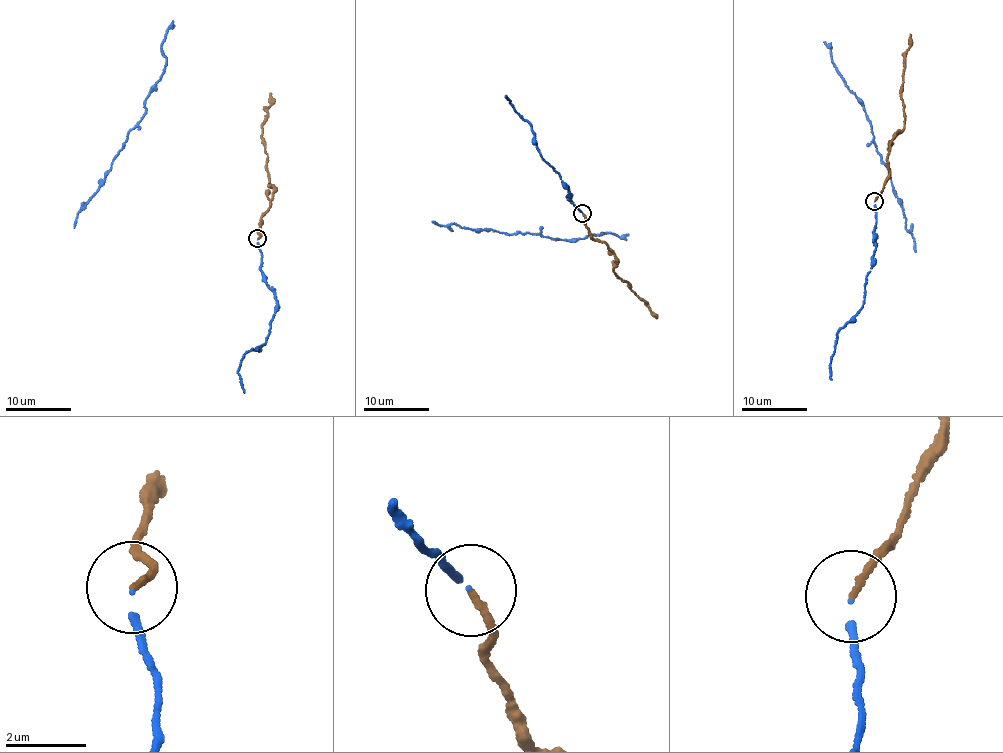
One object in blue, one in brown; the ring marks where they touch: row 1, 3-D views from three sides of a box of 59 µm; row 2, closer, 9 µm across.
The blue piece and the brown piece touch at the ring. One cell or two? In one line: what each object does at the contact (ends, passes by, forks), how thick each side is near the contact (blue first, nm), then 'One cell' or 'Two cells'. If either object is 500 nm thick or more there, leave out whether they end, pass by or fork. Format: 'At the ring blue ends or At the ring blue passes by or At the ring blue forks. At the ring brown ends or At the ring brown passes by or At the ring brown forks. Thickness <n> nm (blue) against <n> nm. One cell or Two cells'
At the ring blue ends. At the ring brown ends. Thickness 130 nm (blue) against 170 nm. One cell

